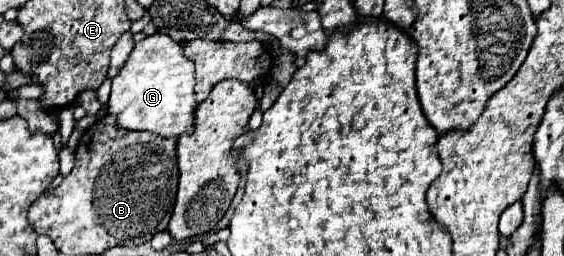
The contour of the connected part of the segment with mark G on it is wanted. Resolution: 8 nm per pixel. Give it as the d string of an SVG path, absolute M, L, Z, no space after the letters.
M153 34L137 42L129 54L129 60L113 80L109 114L117 116L117 122L125 130L147 130L159 136L191 134L195 126L195 66L183 56L183 46L171 40L167 34Z

